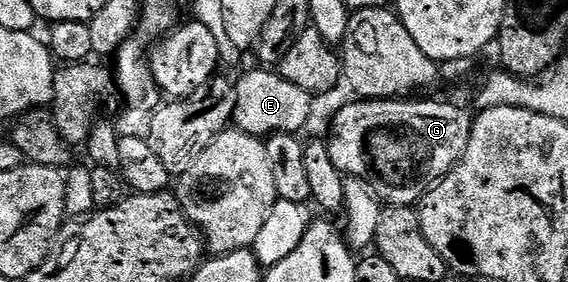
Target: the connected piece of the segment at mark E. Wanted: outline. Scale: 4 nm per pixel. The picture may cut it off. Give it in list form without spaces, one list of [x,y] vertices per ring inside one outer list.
[[[268,68],[248,71],[235,81],[233,125],[256,137],[275,133],[299,133],[312,114],[313,97],[296,84],[290,84],[277,71]]]

